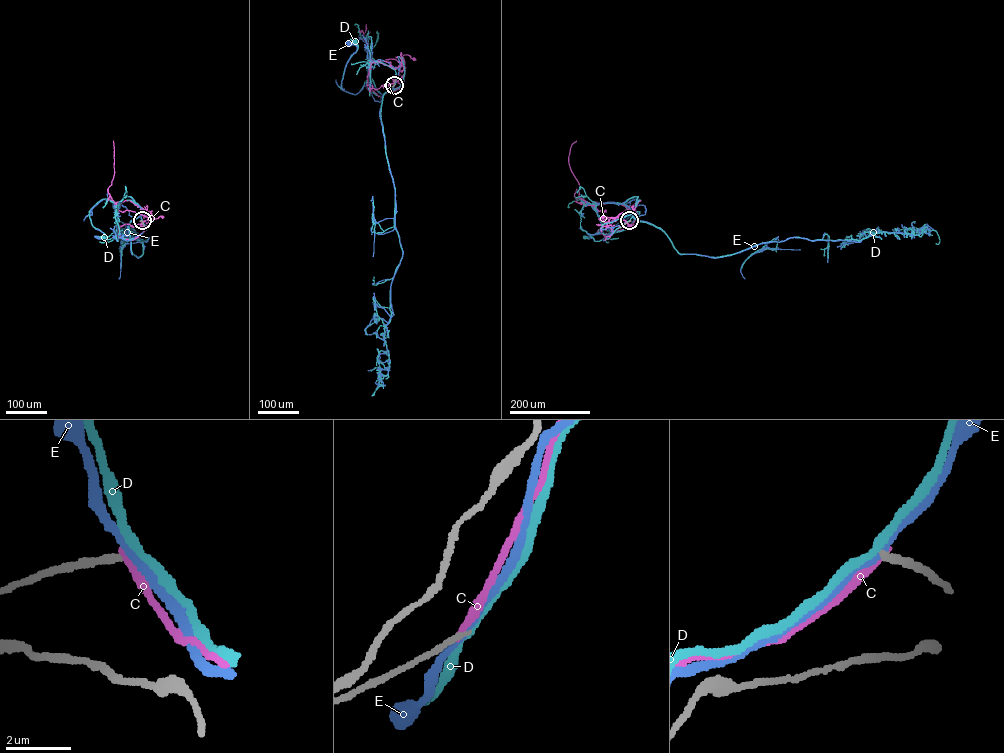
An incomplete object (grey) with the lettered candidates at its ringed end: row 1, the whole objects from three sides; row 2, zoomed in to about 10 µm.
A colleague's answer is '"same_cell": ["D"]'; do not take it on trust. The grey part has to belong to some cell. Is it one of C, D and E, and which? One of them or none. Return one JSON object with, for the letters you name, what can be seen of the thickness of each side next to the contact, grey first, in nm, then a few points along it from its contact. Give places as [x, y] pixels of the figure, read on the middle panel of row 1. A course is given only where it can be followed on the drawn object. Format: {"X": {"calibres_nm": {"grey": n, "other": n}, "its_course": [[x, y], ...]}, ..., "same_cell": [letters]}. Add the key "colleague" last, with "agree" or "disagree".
{"same_cell": [], "colleague": "disagree"}

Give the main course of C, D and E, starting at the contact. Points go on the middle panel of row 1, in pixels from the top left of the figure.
C: (394, 85), (404, 74), (403, 55), (414, 59)
D: (394, 85), (393, 90), (381, 94), (370, 77), (356, 94), (342, 89), (346, 65), (357, 49), (355, 40)
E: (394, 85), (393, 90), (381, 94), (369, 77), (356, 94), (343, 90), (344, 70), (357, 48), (348, 44)

